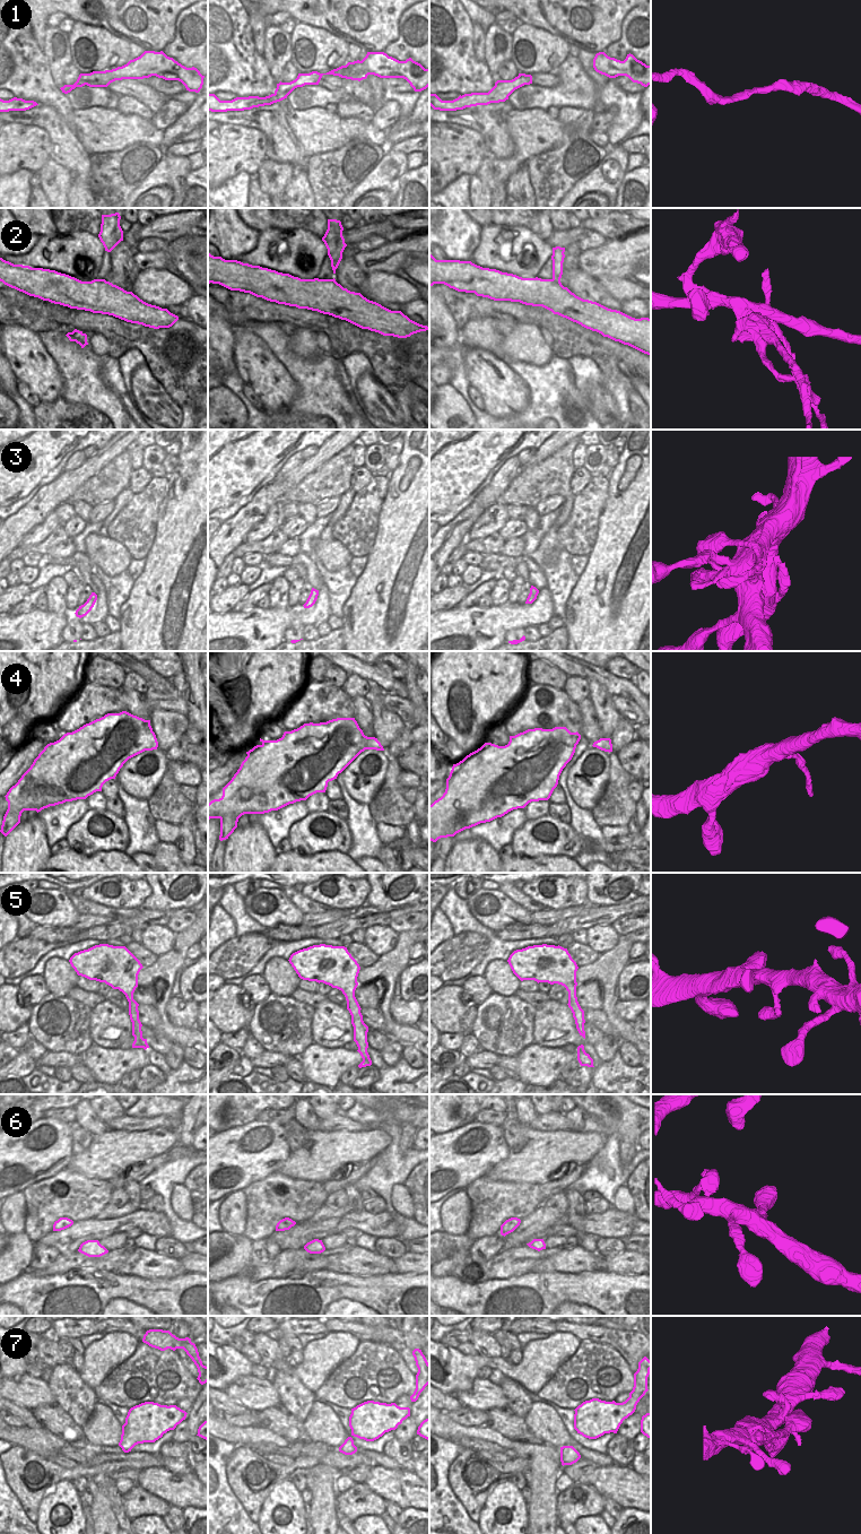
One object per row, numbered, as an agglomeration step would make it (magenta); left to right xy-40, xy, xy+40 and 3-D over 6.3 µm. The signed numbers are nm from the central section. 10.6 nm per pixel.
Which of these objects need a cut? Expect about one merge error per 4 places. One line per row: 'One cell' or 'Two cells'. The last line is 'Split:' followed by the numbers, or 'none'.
1: One cell
2: Two cells
3: One cell
4: One cell
5: One cell
6: One cell
7: One cell
Split: 2.

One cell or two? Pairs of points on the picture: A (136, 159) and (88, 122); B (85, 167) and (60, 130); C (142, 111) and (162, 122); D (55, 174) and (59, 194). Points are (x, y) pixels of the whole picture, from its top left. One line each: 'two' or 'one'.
A: two
B: one
C: two
D: one

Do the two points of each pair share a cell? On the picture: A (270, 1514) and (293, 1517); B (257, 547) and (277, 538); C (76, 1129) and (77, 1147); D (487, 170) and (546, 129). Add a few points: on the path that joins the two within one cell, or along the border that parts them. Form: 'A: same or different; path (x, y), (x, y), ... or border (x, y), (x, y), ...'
A: same; path (277, 1505), (283, 1504), (294, 1506), (295, 1508)
B: same; path (261, 547), (269, 546), (272, 543)
C: same; path (77, 1134), (77, 1143)
D: same; path (502, 165), (510, 165), (531, 144)

